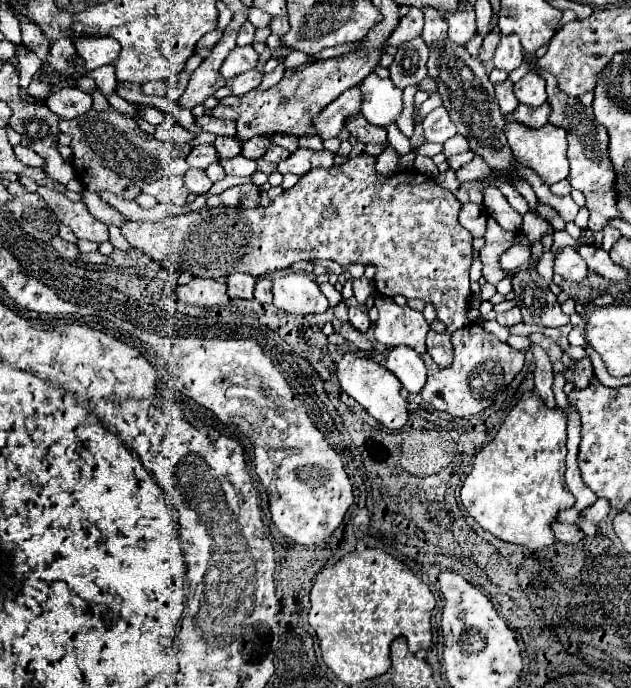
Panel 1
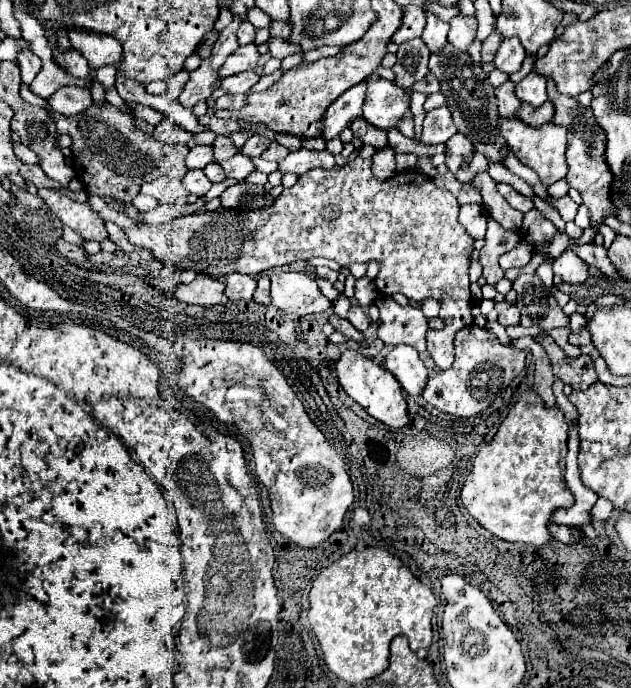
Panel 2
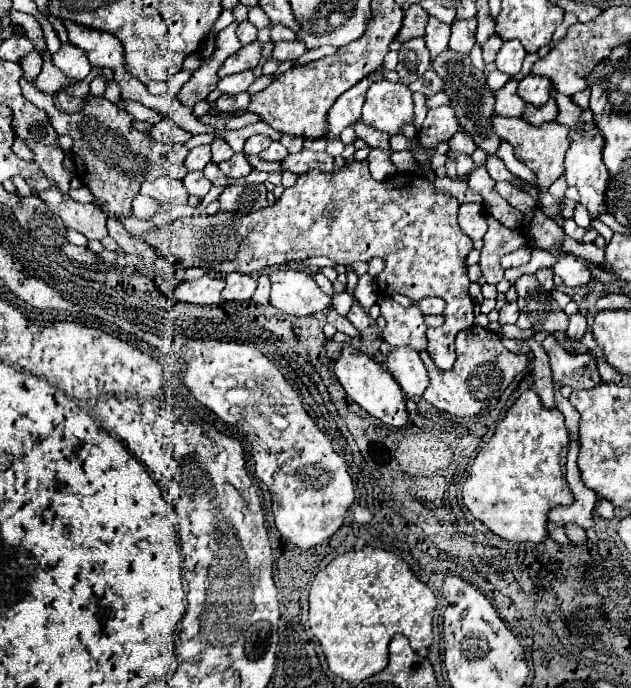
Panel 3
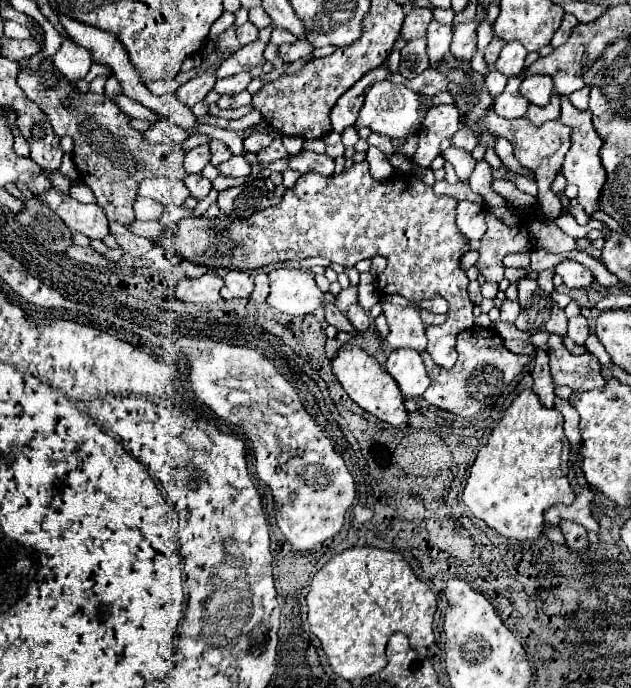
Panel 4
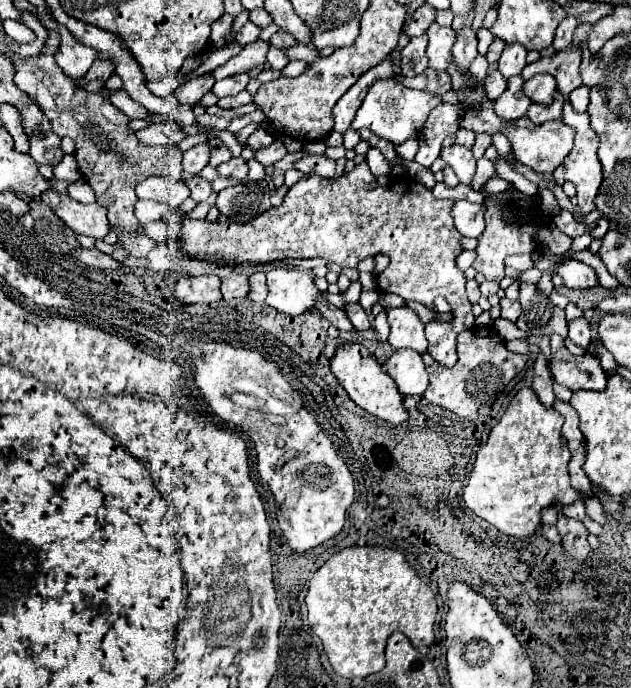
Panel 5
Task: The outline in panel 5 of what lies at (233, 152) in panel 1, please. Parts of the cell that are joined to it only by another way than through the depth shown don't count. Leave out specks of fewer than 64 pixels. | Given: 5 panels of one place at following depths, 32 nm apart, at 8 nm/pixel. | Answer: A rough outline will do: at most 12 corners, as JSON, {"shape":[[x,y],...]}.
{"shape":[[208,140],[212,148],[210,166],[228,162],[232,158],[230,150],[222,140]]}

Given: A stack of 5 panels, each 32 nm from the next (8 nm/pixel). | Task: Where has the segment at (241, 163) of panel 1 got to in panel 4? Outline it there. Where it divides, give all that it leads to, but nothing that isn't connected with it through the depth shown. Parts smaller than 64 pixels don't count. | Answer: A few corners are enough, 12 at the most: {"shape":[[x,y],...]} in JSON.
{"shape":[[232,156],[218,166],[220,174],[246,178],[250,164],[244,156]]}

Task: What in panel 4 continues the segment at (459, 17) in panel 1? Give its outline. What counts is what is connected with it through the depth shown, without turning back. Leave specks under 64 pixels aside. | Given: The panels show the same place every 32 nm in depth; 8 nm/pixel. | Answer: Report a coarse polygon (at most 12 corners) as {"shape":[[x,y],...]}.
{"shape":[[474,22],[454,28],[452,54],[470,62],[476,52]]}

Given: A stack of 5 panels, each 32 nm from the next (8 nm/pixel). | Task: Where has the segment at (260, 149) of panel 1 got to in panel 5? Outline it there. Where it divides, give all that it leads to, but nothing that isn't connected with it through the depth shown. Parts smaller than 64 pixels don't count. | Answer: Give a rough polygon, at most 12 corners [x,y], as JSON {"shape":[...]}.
{"shape":[[258,128],[248,144],[254,150],[270,146],[274,142],[274,134],[266,128]]}

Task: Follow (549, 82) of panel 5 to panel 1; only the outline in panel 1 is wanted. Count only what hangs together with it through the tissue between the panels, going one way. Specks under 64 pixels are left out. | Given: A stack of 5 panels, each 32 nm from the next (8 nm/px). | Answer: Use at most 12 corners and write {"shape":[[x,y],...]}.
{"shape":[[528,72],[514,84],[522,104],[542,106],[546,82],[540,74]]}

